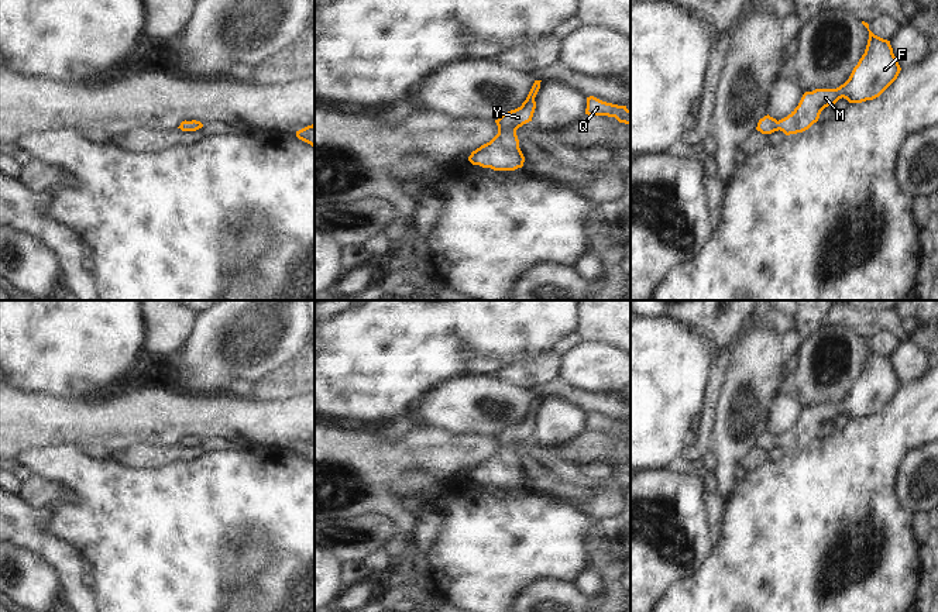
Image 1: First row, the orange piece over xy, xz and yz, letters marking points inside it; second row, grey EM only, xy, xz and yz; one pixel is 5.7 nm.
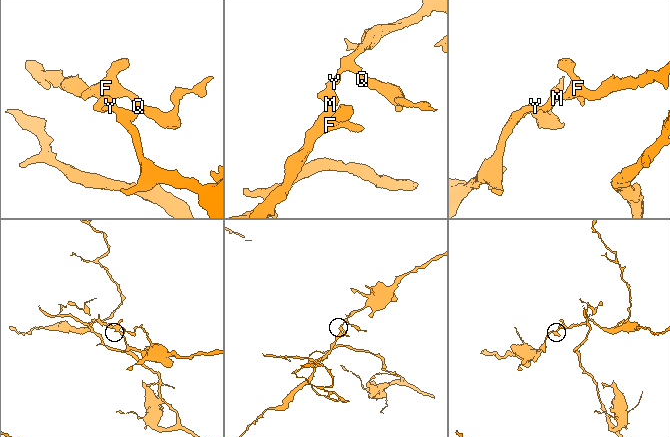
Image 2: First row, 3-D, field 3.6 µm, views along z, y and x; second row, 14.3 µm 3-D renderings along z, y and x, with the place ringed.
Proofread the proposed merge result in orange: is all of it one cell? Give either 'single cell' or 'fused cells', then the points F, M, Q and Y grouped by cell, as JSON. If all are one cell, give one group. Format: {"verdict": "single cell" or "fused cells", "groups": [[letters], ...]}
{"verdict": "single cell", "groups": [["F", "M", "Q", "Y"]]}

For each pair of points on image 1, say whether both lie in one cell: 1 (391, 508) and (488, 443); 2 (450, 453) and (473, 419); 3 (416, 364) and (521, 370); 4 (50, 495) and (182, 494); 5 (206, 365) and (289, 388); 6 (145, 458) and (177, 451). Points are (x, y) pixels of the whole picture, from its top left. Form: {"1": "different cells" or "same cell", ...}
{"1": "same cell", "2": "different cells", "3": "different cells", "4": "different cells", "5": "different cells", "6": "same cell"}

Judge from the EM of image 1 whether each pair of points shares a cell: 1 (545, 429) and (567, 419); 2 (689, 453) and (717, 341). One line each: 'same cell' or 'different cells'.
1: same cell
2: different cells

